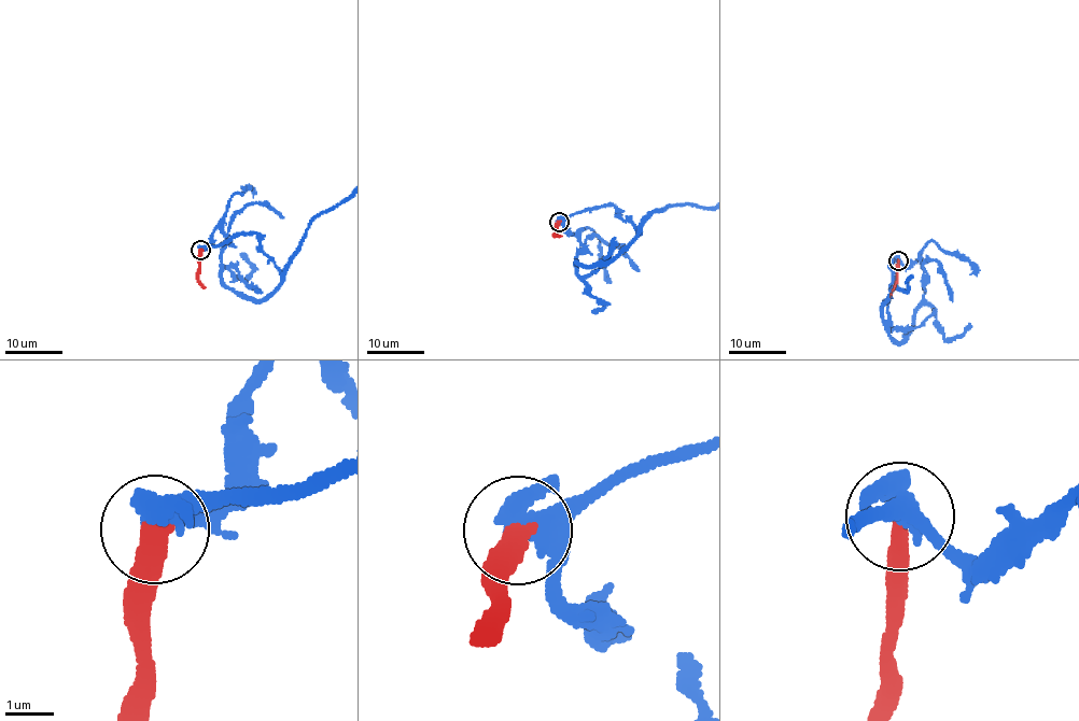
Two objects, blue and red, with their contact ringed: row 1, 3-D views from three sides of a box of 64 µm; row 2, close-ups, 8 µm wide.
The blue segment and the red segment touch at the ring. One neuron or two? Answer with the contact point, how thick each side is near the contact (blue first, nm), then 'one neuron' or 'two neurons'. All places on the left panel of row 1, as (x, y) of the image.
place (200, 250); calibres 340 and 400 nm; one neuron

